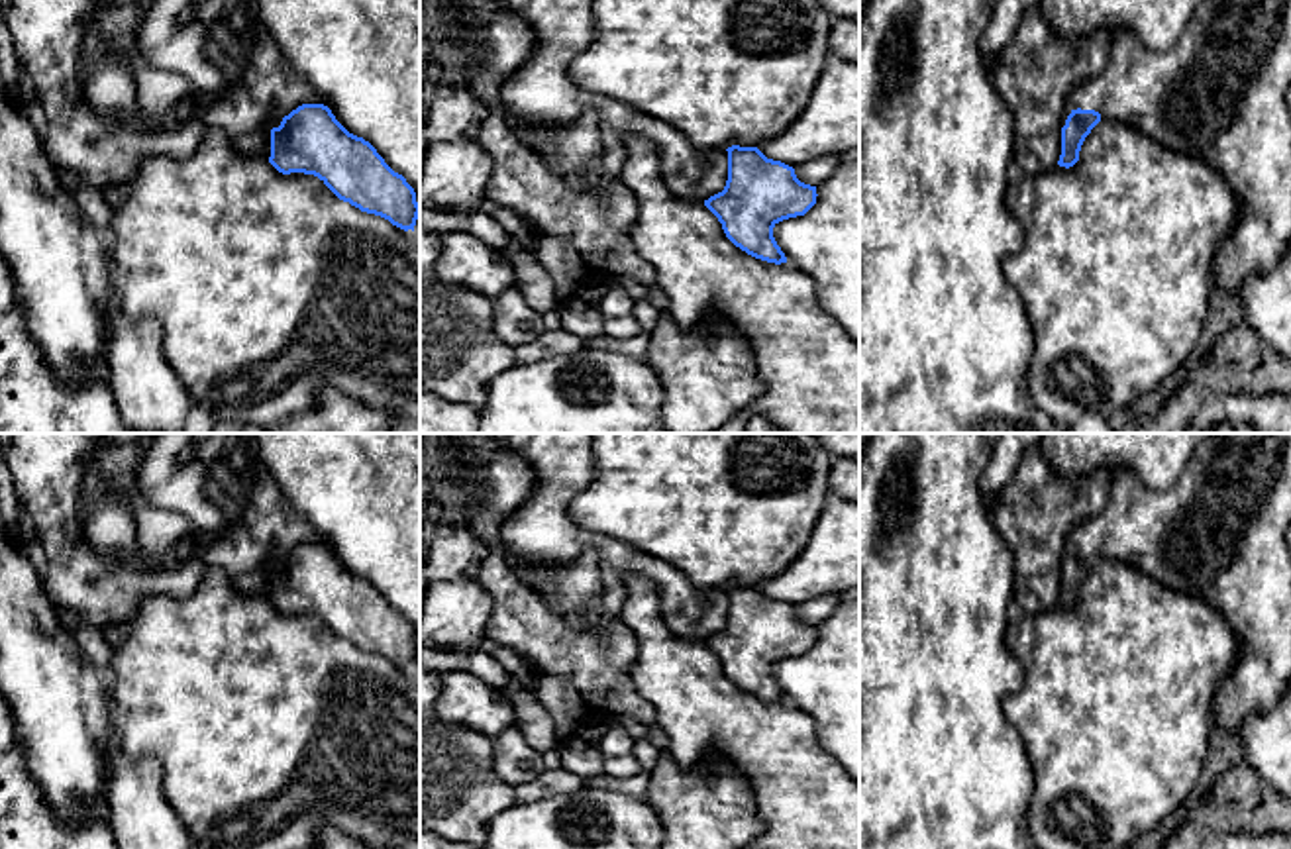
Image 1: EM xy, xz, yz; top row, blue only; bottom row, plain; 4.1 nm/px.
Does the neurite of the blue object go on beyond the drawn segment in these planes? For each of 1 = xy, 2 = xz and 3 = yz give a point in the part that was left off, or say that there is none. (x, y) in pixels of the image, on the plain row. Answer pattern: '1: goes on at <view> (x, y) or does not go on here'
1: does not go on here
2: does not go on here
3: goes on at yz (1219, 532)

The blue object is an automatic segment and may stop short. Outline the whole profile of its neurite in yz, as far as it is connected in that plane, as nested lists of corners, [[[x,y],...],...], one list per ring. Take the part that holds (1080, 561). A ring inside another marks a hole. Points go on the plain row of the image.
[[[1207,433],[1183,467],[1181,476],[1163,490],[1144,488],[1130,469],[1118,471],[1103,506],[1079,524],[1071,553],[1061,567],[1059,606],[1073,606],[1091,569],[1116,559],[1162,584],[1197,594],[1216,608],[1242,643],[1236,667],[1218,682],[1213,716],[1226,731],[1240,733],[1252,714],[1265,712],[1291,684],[1291,549],[1285,529],[1291,524],[1291,433]]]

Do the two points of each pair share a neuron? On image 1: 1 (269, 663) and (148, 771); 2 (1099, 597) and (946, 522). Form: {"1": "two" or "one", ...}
{"1": "two", "2": "two"}

